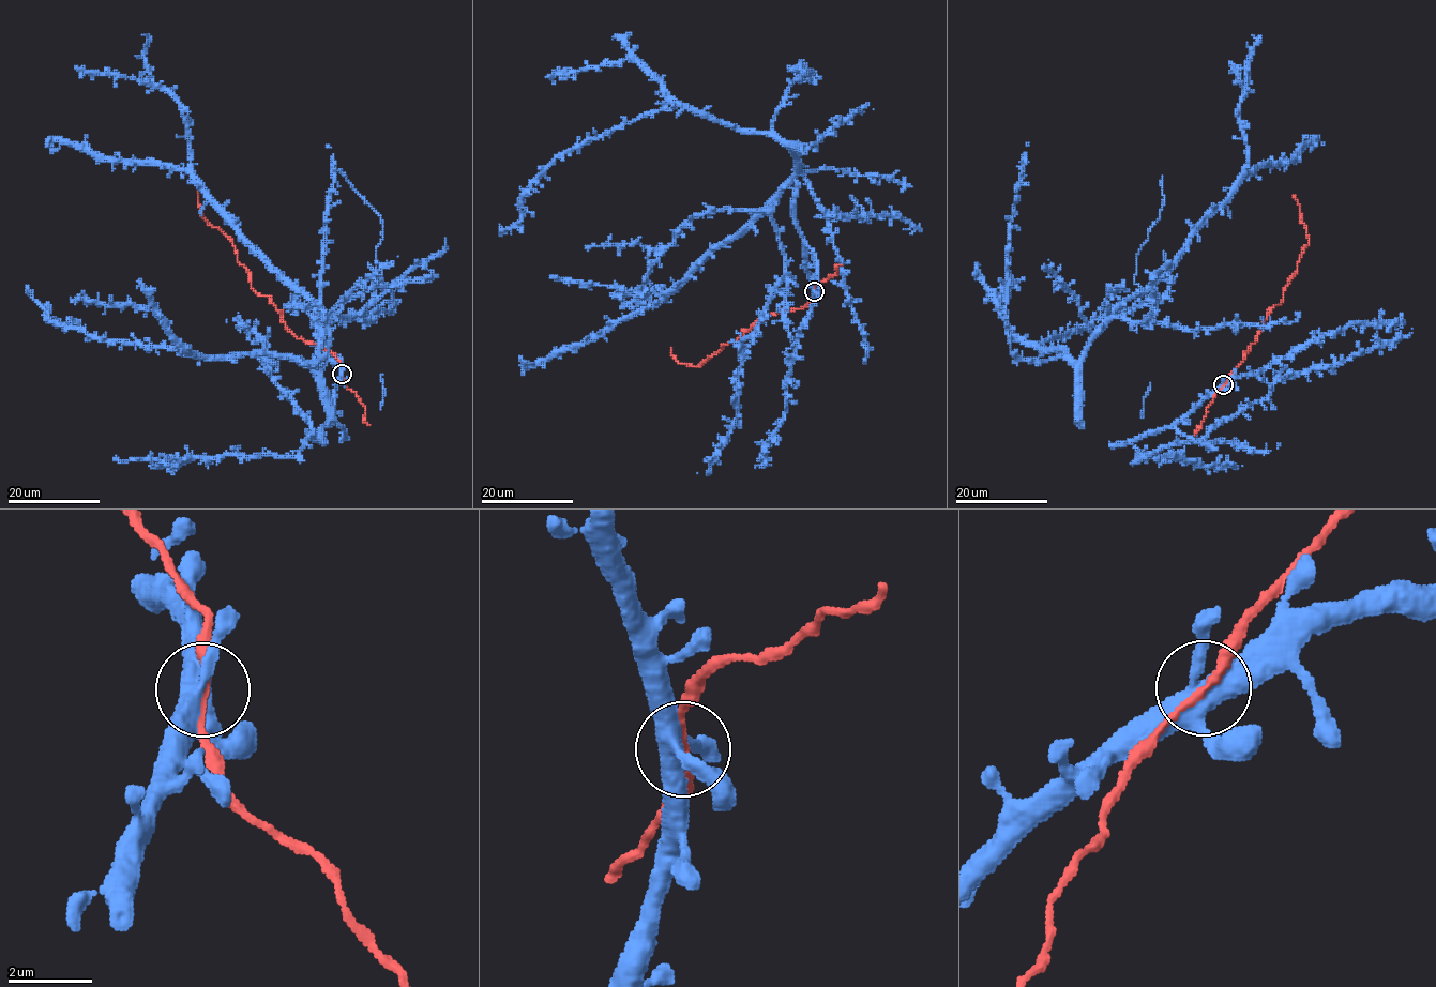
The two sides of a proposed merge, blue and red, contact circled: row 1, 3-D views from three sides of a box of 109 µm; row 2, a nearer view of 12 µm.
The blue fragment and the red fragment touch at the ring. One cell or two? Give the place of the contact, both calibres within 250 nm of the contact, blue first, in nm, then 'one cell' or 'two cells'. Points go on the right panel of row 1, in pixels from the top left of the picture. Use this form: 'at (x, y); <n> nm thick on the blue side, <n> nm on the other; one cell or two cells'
at (1223, 384); 460 nm thick on the blue side, 190 nm on the other; one cell

